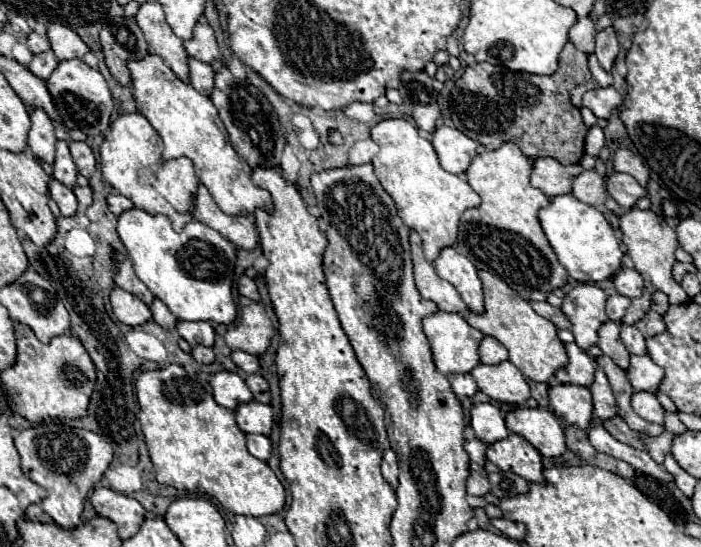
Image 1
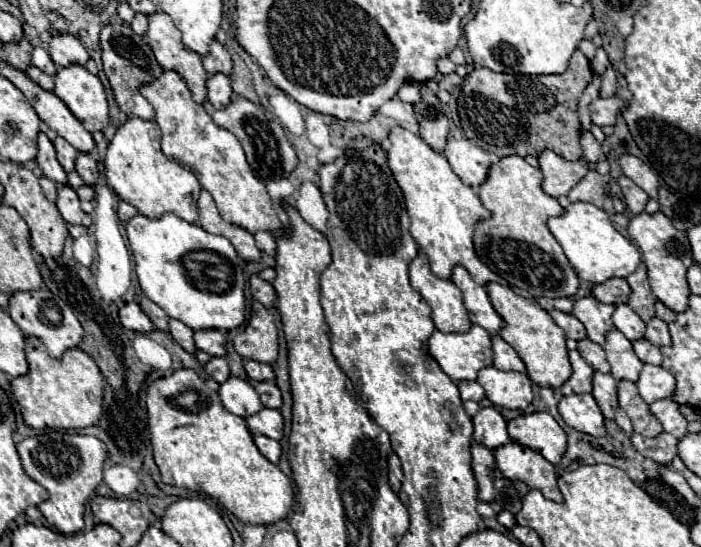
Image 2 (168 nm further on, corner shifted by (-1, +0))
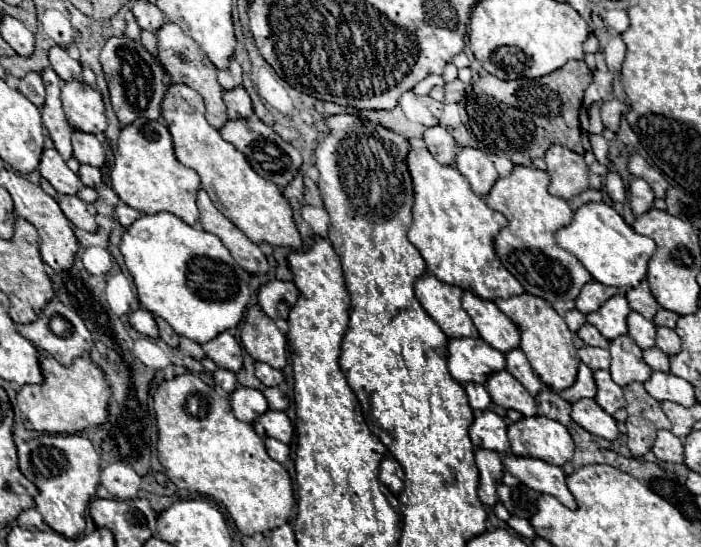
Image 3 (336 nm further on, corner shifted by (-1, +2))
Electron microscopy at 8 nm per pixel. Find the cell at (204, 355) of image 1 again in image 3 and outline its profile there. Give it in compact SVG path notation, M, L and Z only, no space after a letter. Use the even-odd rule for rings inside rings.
M217 369L217 371L215 371L215 383L217 383L223 391L233 393L235 387L237 387L237 377L235 377L235 373L231 373L231 371L227 371L227 369Z

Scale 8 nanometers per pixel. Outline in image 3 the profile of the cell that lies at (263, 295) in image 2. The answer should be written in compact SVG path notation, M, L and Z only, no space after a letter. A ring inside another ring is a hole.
M269 281L259 291L259 305L271 319L287 319L297 297L299 289L293 281Z

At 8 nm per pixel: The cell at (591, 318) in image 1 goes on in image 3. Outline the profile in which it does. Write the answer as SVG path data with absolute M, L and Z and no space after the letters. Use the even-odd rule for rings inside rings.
M617 293L609 301L605 301L599 311L587 315L587 321L593 327L597 327L605 339L613 341L619 335L627 333L627 315L629 313L631 313L631 307L625 299L625 293Z

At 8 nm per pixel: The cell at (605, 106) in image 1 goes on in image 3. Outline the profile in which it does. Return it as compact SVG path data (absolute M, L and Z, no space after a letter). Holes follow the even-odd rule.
M611 99L611 101L605 101L603 107L601 107L601 121L605 125L605 129L617 133L619 131L619 121L621 121L621 115L627 111L627 105L623 101L617 101L617 99Z

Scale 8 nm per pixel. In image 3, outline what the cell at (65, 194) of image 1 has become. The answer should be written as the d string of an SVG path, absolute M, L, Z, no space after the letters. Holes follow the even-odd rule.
M63 195L61 201L61 211L65 213L65 217L79 229L85 229L89 233L97 233L97 223L95 223L95 215L87 209L87 205L77 197L77 195Z

